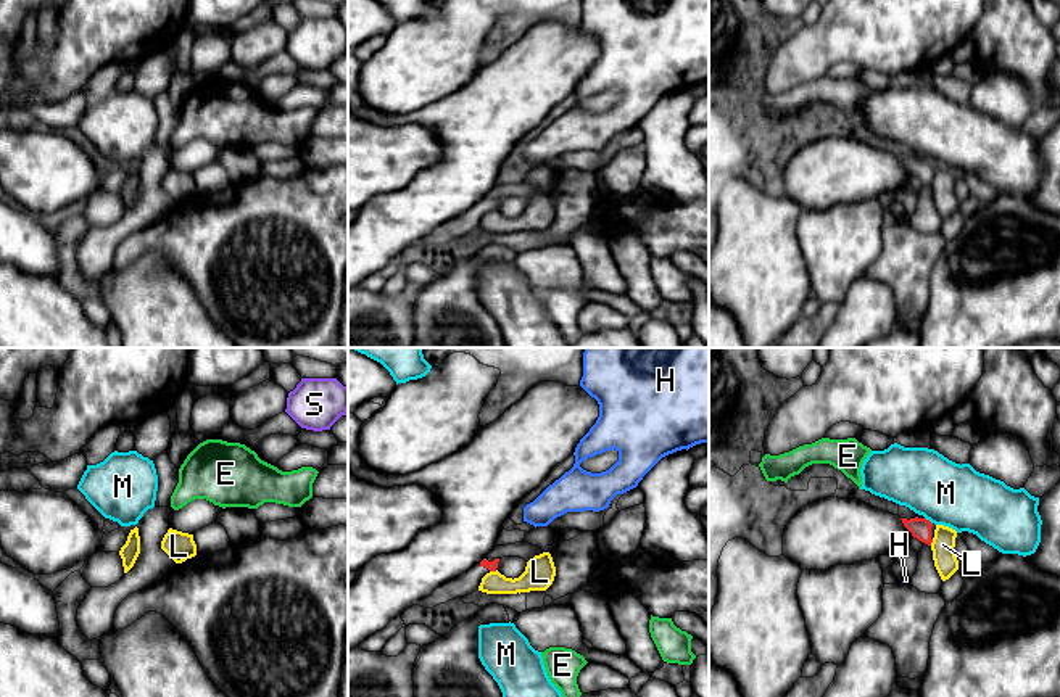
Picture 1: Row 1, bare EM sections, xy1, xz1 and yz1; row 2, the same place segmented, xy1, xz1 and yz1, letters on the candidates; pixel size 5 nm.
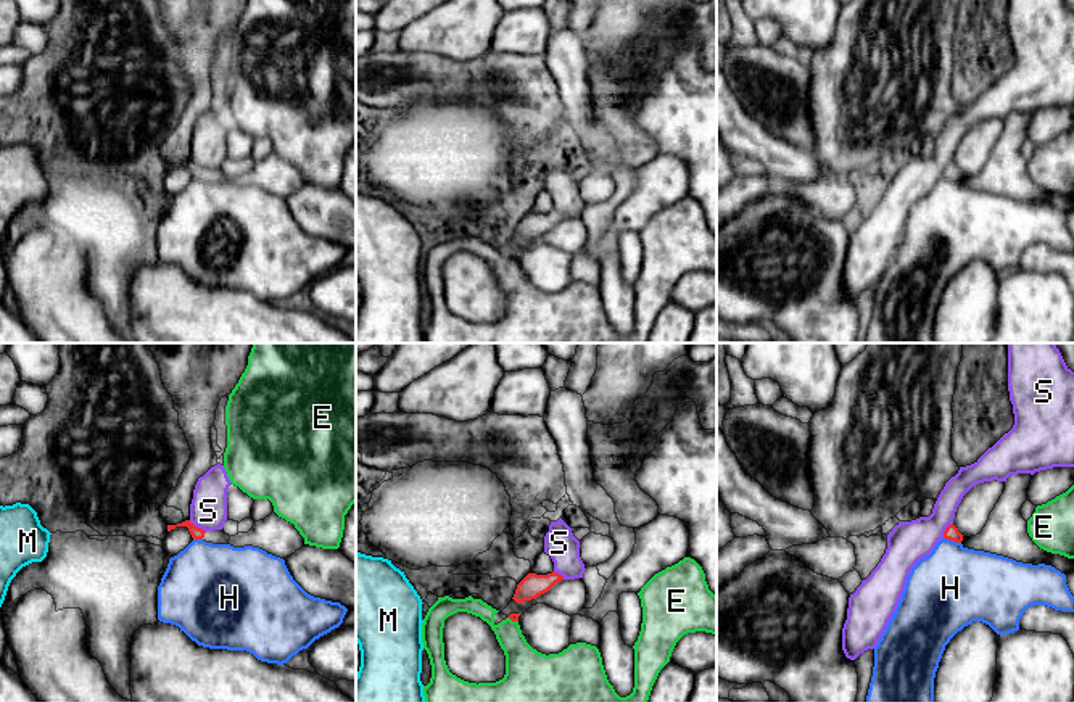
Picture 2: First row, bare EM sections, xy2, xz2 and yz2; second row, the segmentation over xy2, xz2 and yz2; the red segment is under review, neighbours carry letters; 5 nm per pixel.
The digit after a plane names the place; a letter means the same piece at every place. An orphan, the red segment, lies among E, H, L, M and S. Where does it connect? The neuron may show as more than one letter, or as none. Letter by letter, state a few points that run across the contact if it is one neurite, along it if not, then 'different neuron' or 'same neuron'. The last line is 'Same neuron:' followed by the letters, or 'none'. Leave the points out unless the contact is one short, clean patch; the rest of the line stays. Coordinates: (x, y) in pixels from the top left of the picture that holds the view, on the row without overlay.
E: different neuron
H: line yz2 (944, 176), (960, 182); different neuron
L: line xz1 (496, 210), (490, 211); different neuron
M: line yz1 (925, 156), (931, 163); different neuron
S: line xy2 (189, 160), (205, 171); different neuron
Same neuron: none

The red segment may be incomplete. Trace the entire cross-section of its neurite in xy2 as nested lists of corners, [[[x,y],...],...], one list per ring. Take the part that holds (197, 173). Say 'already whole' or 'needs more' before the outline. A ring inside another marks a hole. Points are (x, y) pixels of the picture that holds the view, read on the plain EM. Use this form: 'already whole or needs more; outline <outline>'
needs more; outline [[[185,159],[177,164],[167,164],[167,171],[174,169],[176,166],[187,166],[193,179],[203,179],[213,184],[229,184],[230,179],[230,176],[224,172],[224,169],[204,171],[195,166],[190,159]]]

